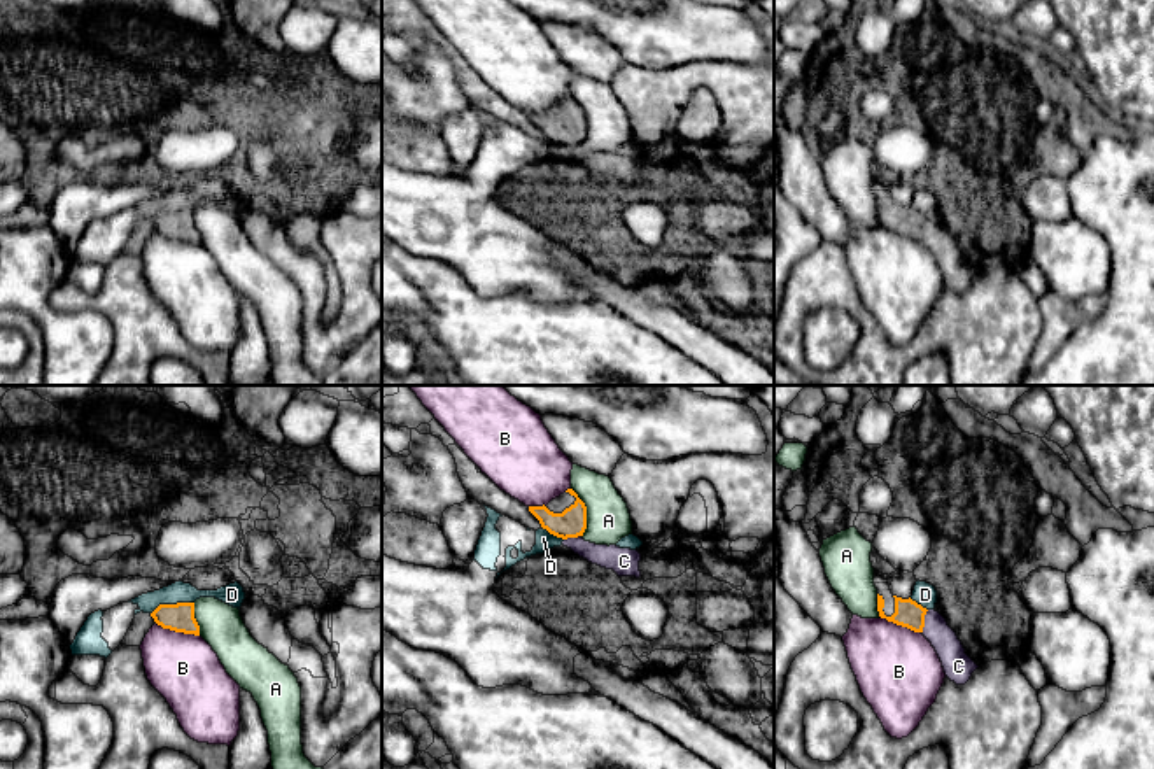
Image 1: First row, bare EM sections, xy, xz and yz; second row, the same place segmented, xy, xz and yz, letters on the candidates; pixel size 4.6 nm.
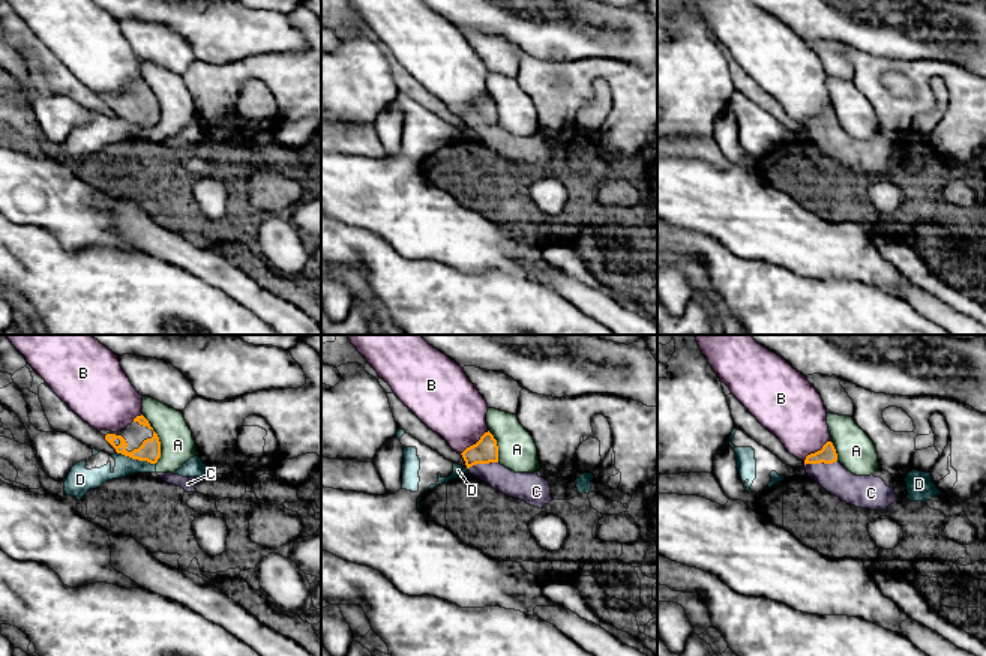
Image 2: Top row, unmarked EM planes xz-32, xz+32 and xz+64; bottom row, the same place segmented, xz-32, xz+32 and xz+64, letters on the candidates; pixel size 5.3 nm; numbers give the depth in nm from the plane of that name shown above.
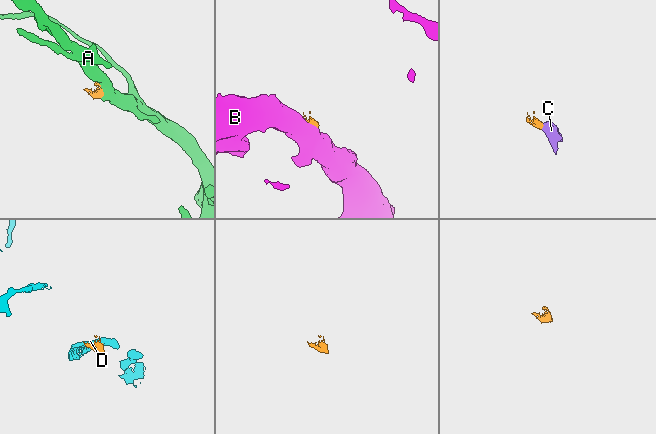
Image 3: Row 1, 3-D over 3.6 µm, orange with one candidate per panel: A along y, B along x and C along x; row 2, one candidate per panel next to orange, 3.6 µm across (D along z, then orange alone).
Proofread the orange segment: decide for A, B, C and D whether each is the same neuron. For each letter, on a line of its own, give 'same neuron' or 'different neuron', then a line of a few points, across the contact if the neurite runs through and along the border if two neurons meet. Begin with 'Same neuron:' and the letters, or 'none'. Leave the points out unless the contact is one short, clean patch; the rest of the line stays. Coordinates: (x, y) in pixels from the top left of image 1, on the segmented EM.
Same neuron: C
A: different neuron | xz (571, 487), (585, 507), (585, 531), (582, 536)
B: different neuron | xy (156, 622), (163, 627), (198, 636)
C: same neuron | yz (907, 613), (923, 622), (949, 649), (956, 664)
D: different neuron | xy (193, 601), (161, 603), (151, 613)

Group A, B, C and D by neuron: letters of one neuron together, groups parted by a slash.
A / B / C / D

